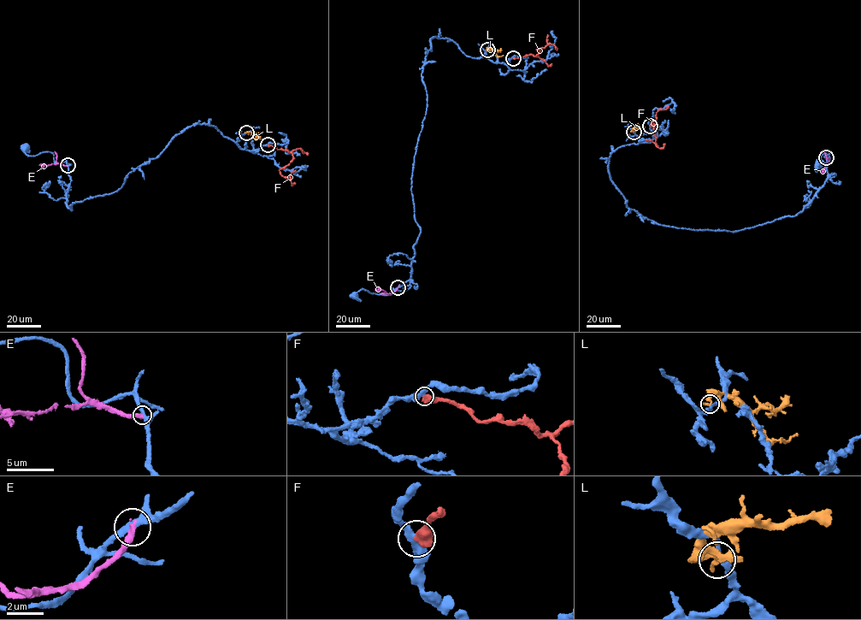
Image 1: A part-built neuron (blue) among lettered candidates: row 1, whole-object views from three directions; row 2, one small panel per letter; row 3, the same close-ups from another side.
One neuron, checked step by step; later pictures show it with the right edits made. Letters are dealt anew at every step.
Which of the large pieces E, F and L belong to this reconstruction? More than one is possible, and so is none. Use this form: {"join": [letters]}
{"join": []}

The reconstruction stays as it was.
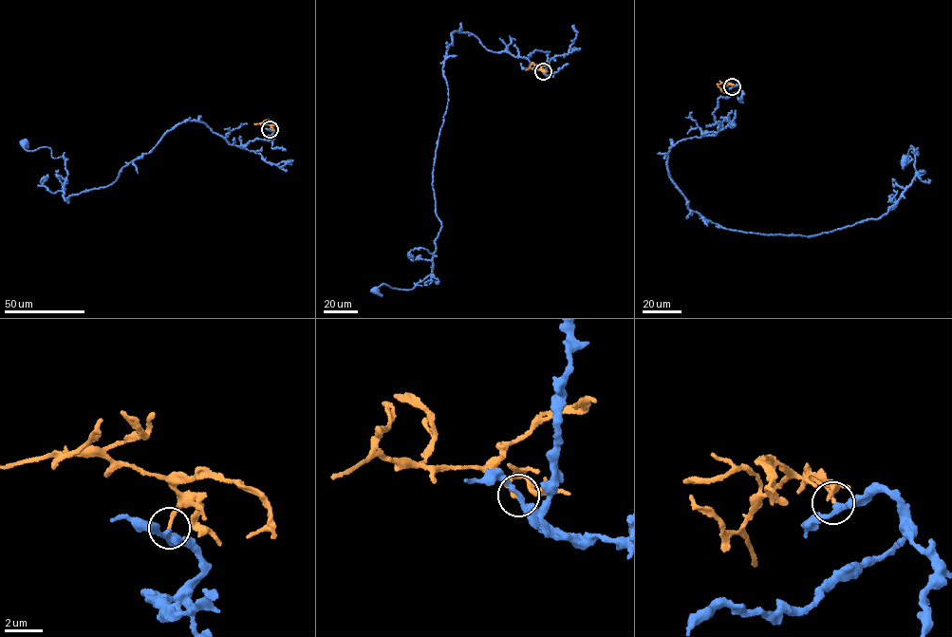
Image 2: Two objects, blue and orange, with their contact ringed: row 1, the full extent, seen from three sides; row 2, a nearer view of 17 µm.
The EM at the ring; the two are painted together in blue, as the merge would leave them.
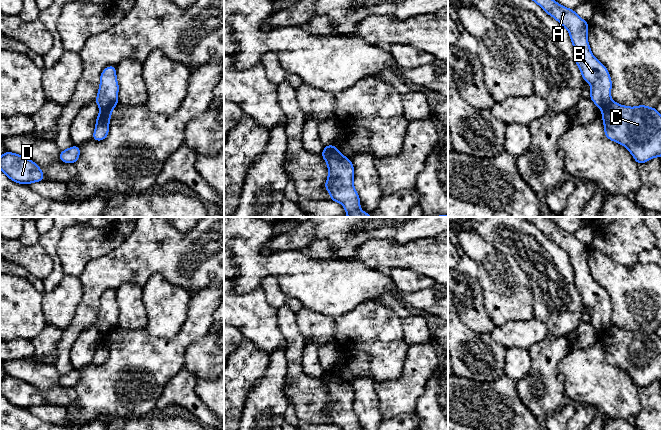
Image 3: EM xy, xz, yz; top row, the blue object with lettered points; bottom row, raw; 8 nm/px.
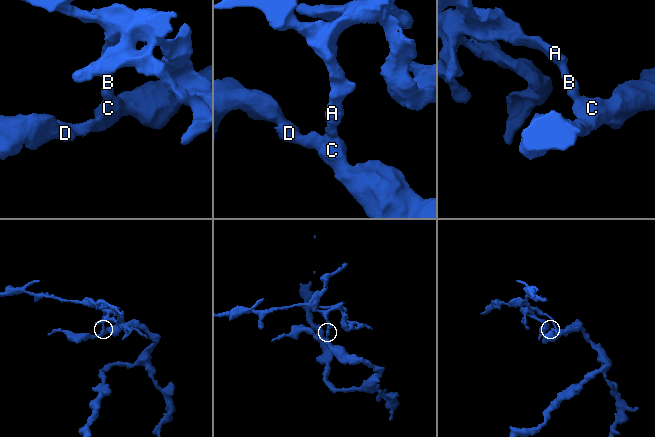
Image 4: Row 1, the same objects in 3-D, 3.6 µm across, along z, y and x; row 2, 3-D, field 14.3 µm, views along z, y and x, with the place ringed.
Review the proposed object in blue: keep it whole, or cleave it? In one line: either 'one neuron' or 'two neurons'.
two neurons

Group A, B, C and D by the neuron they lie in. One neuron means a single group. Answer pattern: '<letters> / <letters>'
A B / C D

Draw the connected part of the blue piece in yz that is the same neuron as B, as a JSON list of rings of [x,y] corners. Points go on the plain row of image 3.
[[[524,217],[569,256],[575,275],[575,286],[583,304],[591,309],[590,323],[601,334],[611,327],[612,305],[608,293],[591,276],[587,264],[588,247],[575,234],[555,226],[545,217]]]

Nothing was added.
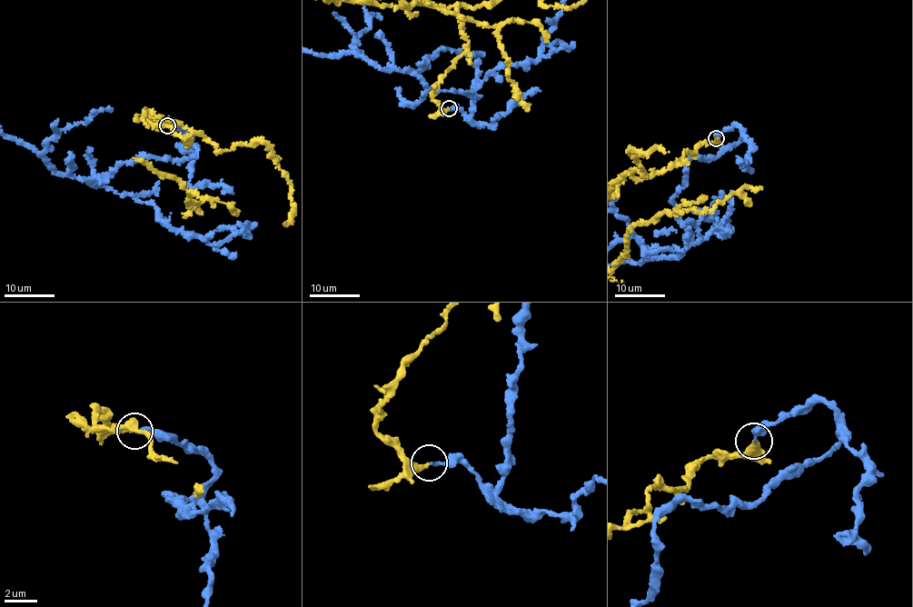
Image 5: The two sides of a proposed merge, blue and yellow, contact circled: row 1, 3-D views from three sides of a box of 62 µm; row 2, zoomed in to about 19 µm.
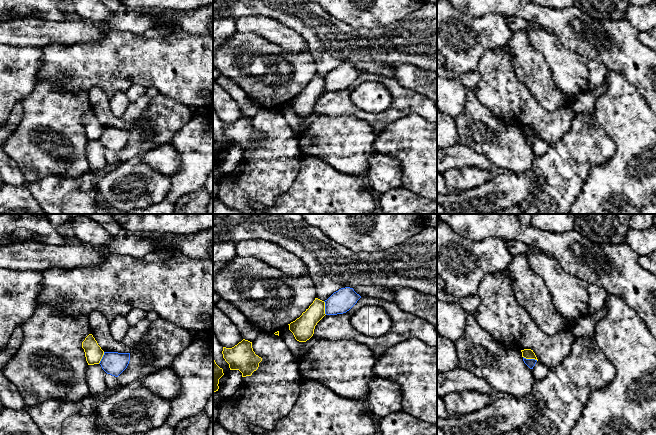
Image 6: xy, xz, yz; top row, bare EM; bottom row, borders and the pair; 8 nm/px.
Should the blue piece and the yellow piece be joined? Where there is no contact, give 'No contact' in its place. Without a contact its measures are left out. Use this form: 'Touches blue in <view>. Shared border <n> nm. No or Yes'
Touches blue in yz. Shared border 120 nm. No

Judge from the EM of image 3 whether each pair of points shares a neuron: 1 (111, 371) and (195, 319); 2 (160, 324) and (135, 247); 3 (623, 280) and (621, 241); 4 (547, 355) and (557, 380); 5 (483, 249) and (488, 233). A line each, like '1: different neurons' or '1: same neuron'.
1: same neuron
2: different neurons
3: different neurons
4: same neuron
5: different neurons

